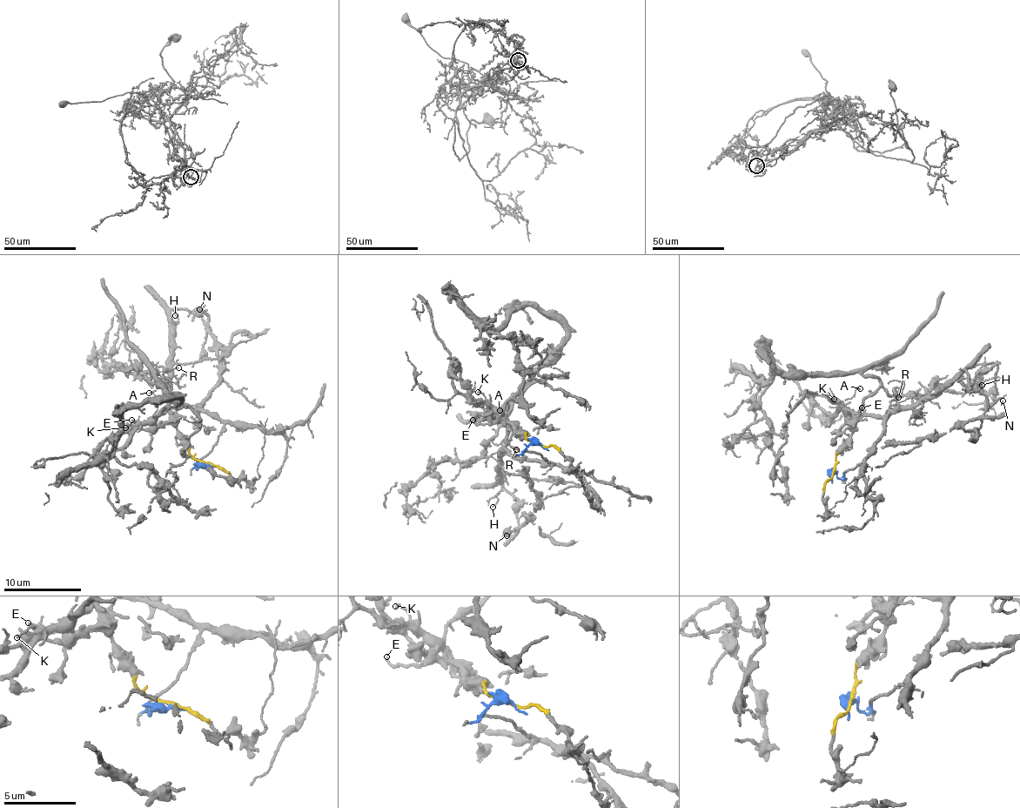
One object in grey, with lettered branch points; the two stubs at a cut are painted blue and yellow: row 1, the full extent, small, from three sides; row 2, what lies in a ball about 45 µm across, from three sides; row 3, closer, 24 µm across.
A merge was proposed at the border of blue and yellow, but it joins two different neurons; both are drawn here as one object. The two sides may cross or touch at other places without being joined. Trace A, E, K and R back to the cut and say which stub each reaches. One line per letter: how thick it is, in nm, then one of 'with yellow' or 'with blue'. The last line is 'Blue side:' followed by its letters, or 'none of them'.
A: 150 nm thick; with blue
E: 120 nm thick; with yellow
K: 140 nm thick; with blue
R: 110 nm thick; with blue
Blue side: A, K, R

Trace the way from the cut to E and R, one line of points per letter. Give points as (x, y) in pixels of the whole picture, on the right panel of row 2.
E: (833, 474), (838, 447), (850, 435), (848, 424), (860, 417), (862, 407)
R: (833, 474), (842, 476), (864, 460), (884, 430), (896, 401), (894, 393), (898, 396)

